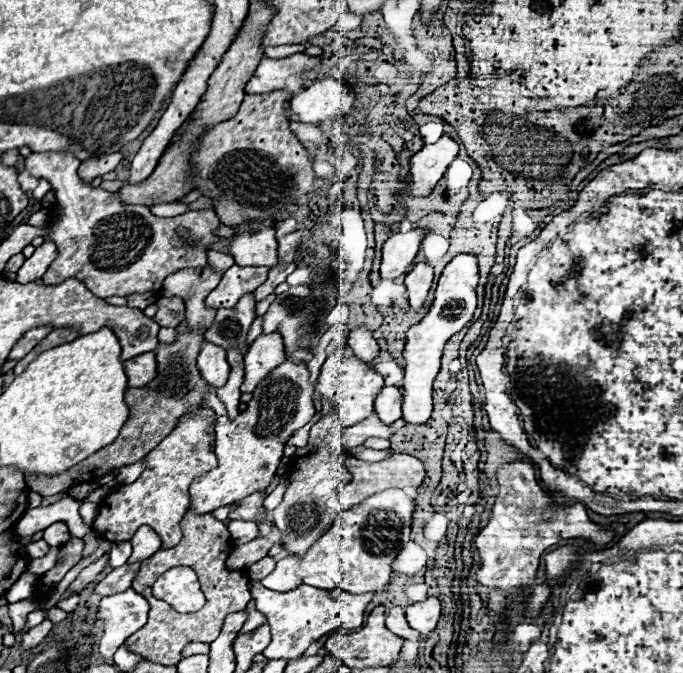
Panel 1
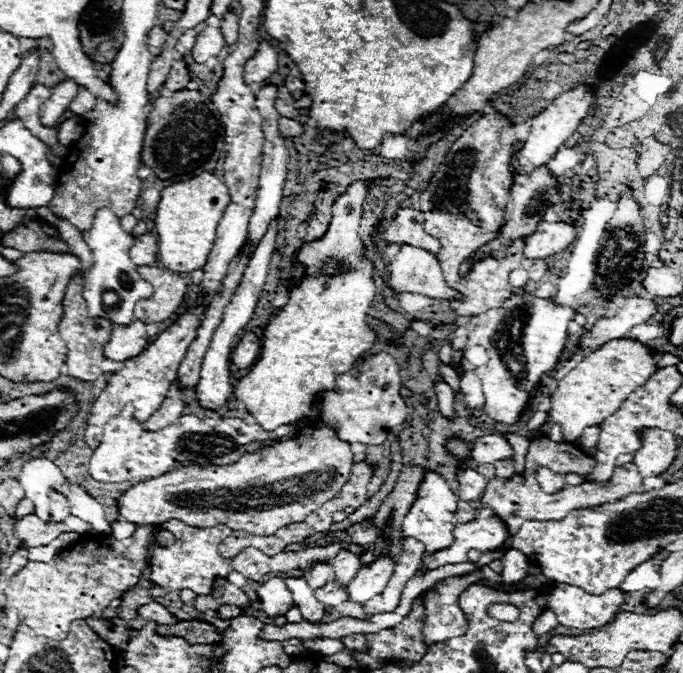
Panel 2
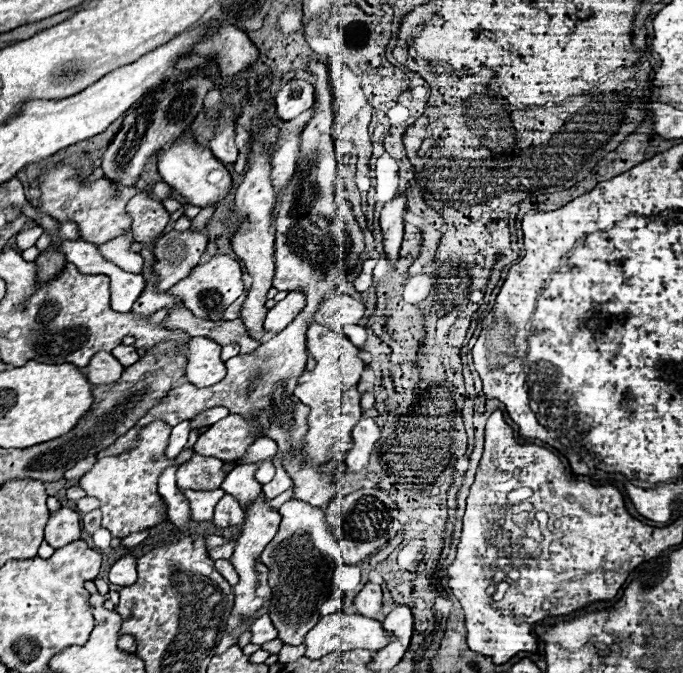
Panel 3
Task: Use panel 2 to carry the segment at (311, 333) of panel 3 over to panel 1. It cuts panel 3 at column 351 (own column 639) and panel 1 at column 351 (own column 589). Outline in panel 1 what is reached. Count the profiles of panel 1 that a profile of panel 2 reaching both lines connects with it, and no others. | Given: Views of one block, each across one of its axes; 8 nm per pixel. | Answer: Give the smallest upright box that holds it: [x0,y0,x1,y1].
[316,350,384,428]

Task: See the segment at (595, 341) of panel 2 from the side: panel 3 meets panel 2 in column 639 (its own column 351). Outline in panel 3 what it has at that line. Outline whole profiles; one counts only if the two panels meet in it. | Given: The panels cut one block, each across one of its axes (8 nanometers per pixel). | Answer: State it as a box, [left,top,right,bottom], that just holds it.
[314,292,366,330]

